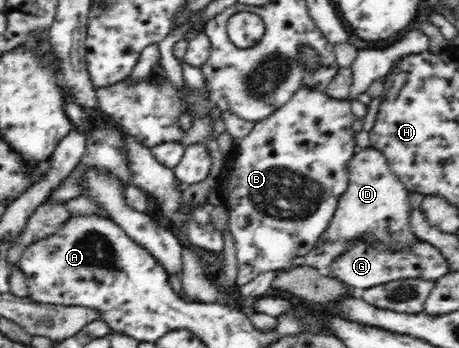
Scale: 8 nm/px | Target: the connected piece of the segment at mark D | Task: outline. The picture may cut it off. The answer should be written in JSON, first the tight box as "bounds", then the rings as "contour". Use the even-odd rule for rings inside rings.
{"bounds":[305,147,418,271],"contour":[[[370,147],[361,150],[357,149],[348,160],[346,169],[347,175],[349,175],[346,191],[338,198],[338,209],[336,209],[336,213],[332,216],[329,226],[325,229],[325,240],[305,255],[306,266],[316,268],[318,271],[330,267],[330,263],[335,260],[335,257],[338,257],[345,250],[347,241],[354,238],[372,236],[372,240],[376,242],[378,248],[401,248],[402,246],[409,246],[418,238],[411,230],[411,225],[409,224],[410,213],[413,211],[409,200],[409,191],[398,179],[398,176],[394,175],[383,152]]]}

